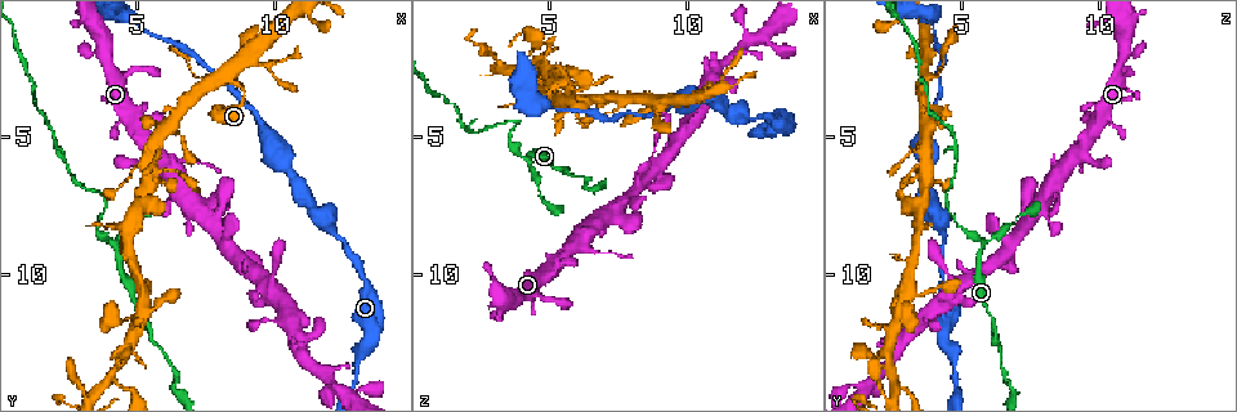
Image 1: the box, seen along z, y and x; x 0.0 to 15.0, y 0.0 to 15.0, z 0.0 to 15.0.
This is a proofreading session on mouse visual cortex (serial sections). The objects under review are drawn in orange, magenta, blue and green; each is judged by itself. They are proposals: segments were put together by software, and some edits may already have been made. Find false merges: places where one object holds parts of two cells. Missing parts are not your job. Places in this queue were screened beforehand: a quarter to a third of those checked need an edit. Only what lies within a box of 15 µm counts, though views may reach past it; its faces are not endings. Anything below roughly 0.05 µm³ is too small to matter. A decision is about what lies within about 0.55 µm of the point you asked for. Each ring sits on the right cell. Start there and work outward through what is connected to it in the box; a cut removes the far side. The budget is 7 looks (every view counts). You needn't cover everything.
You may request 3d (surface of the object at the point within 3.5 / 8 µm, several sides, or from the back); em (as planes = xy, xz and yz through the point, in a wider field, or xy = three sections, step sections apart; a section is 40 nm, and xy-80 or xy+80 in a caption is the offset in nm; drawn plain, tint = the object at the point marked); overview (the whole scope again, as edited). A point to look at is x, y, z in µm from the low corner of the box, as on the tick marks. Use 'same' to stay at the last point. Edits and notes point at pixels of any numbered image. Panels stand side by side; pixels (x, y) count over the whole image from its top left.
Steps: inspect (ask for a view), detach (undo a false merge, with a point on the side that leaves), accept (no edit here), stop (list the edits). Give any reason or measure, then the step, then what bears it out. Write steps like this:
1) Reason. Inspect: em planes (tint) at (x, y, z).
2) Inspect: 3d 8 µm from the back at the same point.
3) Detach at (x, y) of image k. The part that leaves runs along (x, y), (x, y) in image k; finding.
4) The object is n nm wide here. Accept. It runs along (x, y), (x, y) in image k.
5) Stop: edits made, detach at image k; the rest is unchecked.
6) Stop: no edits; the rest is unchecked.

Narrows sharply. Inspect: 3d 3.5 µm at (4.2, 8.9, 5.8).

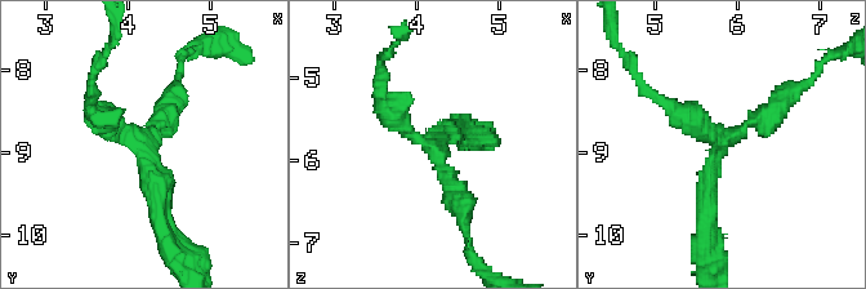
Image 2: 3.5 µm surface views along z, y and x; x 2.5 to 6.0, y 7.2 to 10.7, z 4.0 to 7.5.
3 arms meet here; the arms are 200, 200, 300 nm wide; now the EM. Inspect: em xy step 2 (tint) at (4.20, 8.95, 5.75).

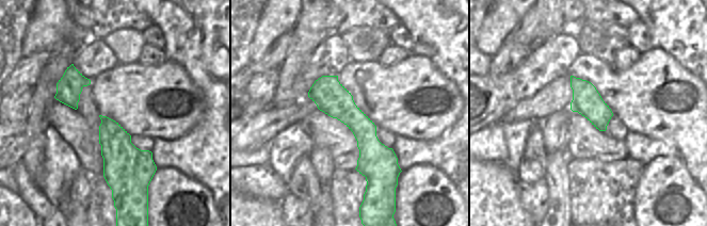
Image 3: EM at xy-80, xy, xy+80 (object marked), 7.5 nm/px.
Inspect: em xy step 3 (tint) at the same point.

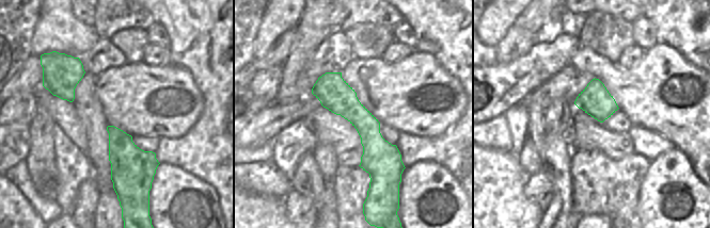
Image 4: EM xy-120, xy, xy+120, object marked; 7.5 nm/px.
Accept. It runs along (164, 235), (152, 156), (93, 112) in image 2; one cell here.

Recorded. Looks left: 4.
Abrupt turn. Inspect: 3d 3.5 µm at (3.9, 7.3, 4.5).

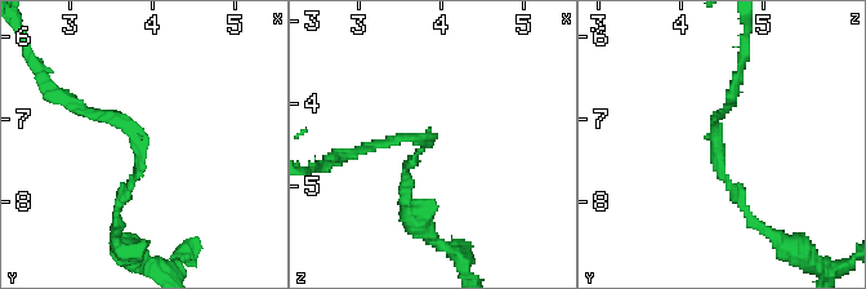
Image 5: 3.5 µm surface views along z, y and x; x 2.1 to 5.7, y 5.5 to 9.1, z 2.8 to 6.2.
The arms are 100, 150 nm wide. Inspect: em xy step 1 (plain) at (3.85, 7.35, 4.50).

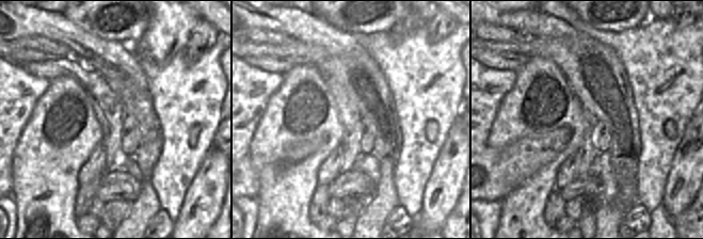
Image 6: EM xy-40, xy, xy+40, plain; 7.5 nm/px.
Inspect: em xy step 1 (tint) at the same point.

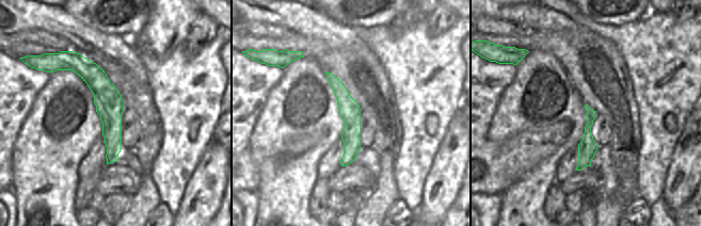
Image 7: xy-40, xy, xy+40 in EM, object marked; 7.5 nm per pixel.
Accept. It runs along (74, 54), (106, 94), (114, 159) in image 7; all the same cell.

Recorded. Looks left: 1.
Stop: no edits; the rest is unchecked.

